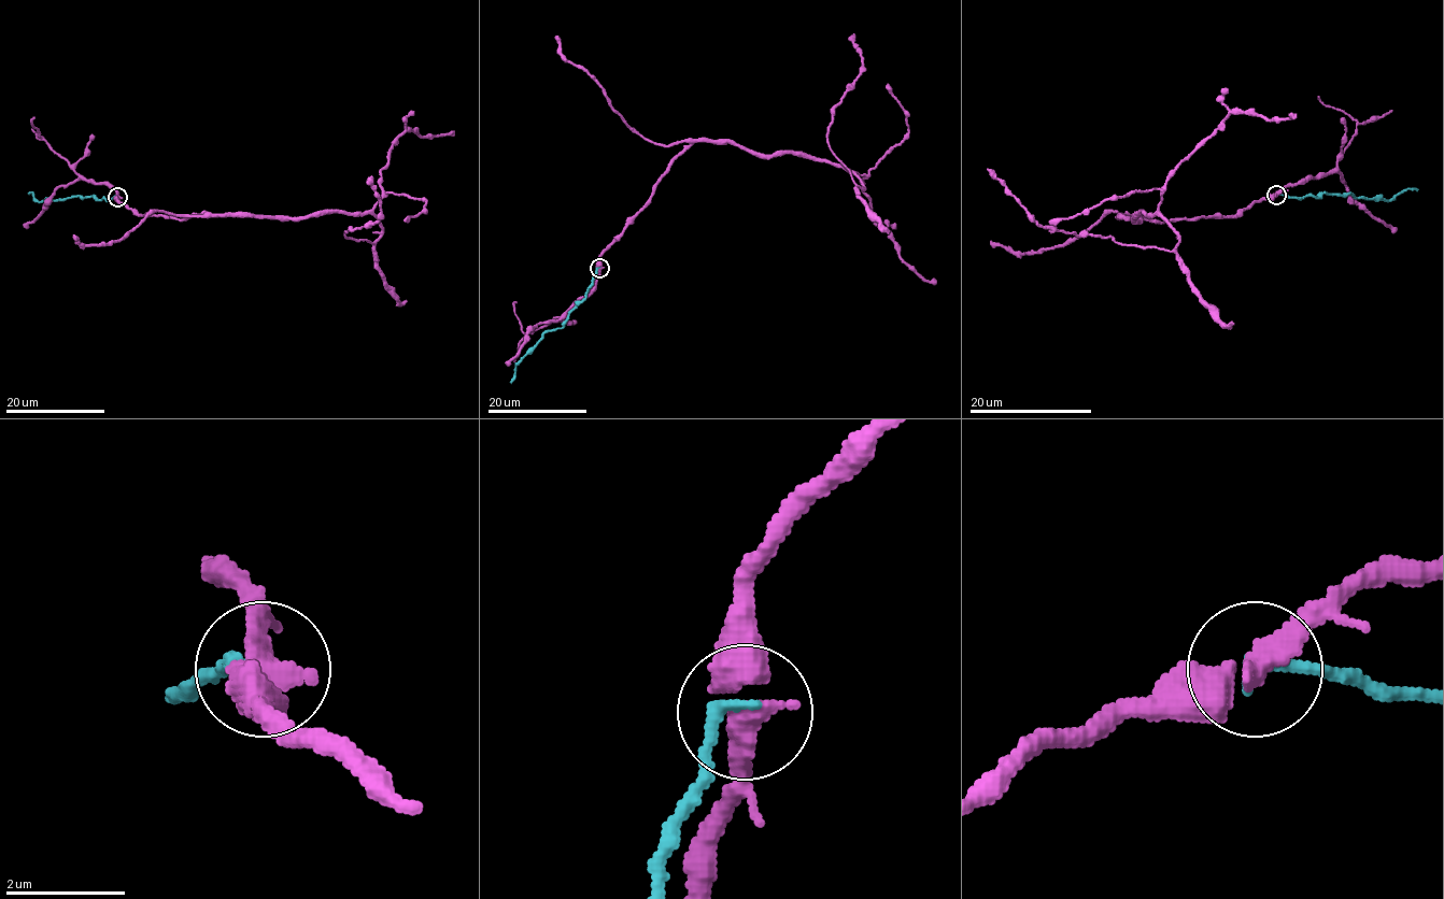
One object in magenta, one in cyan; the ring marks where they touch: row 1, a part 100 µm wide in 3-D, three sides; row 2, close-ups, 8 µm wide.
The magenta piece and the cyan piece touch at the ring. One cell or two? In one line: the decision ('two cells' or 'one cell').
two cells

